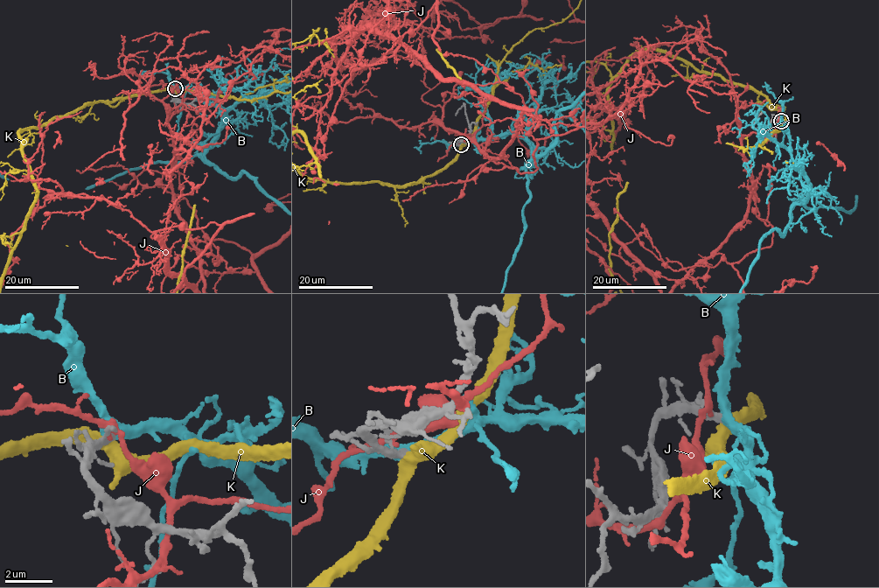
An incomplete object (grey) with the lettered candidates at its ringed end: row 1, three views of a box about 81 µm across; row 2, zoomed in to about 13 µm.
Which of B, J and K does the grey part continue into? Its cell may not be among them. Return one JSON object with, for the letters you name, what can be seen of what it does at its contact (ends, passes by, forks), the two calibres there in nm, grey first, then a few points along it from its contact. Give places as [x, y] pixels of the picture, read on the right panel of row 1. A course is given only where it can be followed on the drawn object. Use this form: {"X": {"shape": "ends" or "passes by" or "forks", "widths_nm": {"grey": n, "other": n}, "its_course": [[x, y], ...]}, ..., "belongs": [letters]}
{"B": {"shape": "passes by", "widths_nm": {"grey": 240, "other": 440}}, "belongs": ["B"]}

